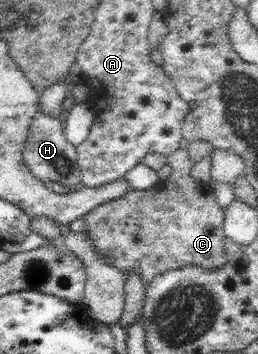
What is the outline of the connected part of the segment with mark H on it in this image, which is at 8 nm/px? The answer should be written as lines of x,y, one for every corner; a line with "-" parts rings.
39,107
39,112
29,127
29,135
22,153
23,163
31,170
33,176
43,183
53,181
75,188
82,184
82,176
77,165
76,145
67,140
63,130
63,117
45,114

